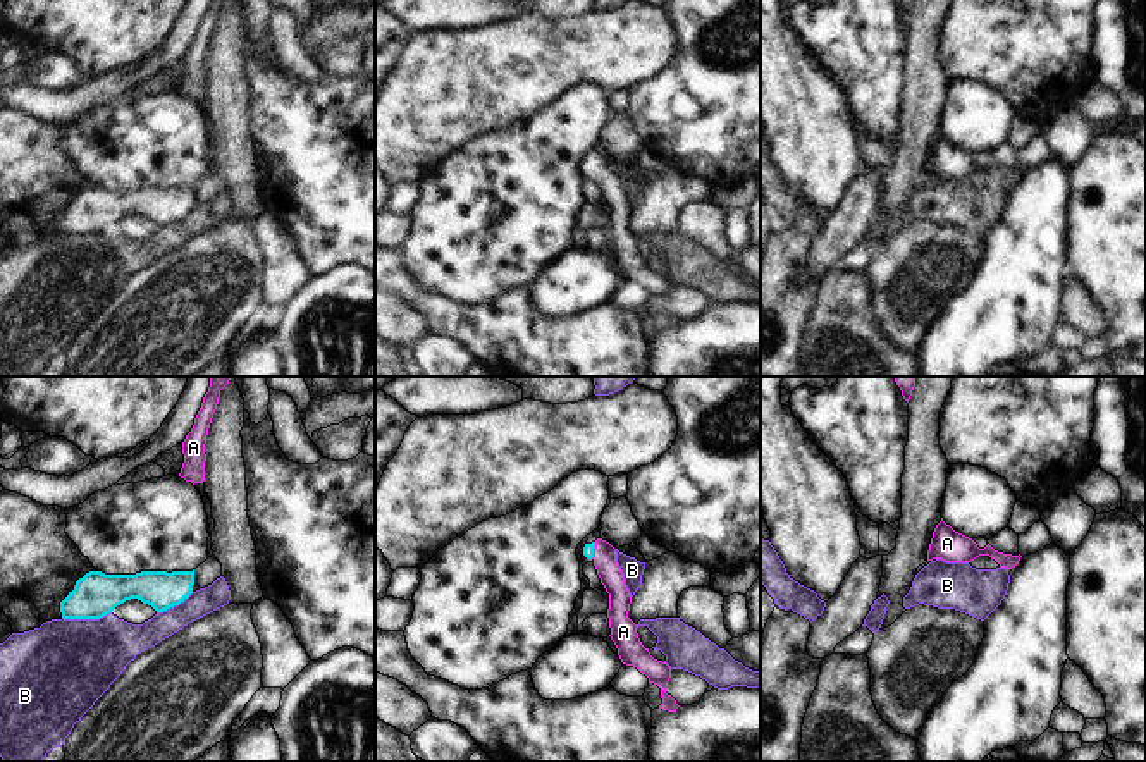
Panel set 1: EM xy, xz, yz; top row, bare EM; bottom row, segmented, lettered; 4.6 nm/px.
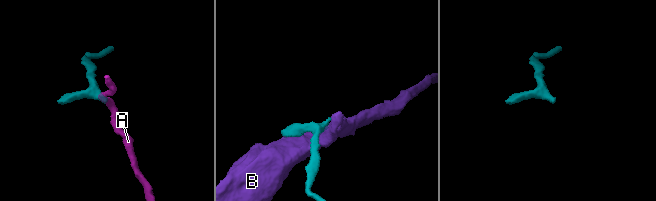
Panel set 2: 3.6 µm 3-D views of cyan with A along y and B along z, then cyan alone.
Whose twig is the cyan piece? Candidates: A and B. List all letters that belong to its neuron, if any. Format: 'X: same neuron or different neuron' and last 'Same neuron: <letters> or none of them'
A: same neuron
B: different neuron
Same neuron: A

